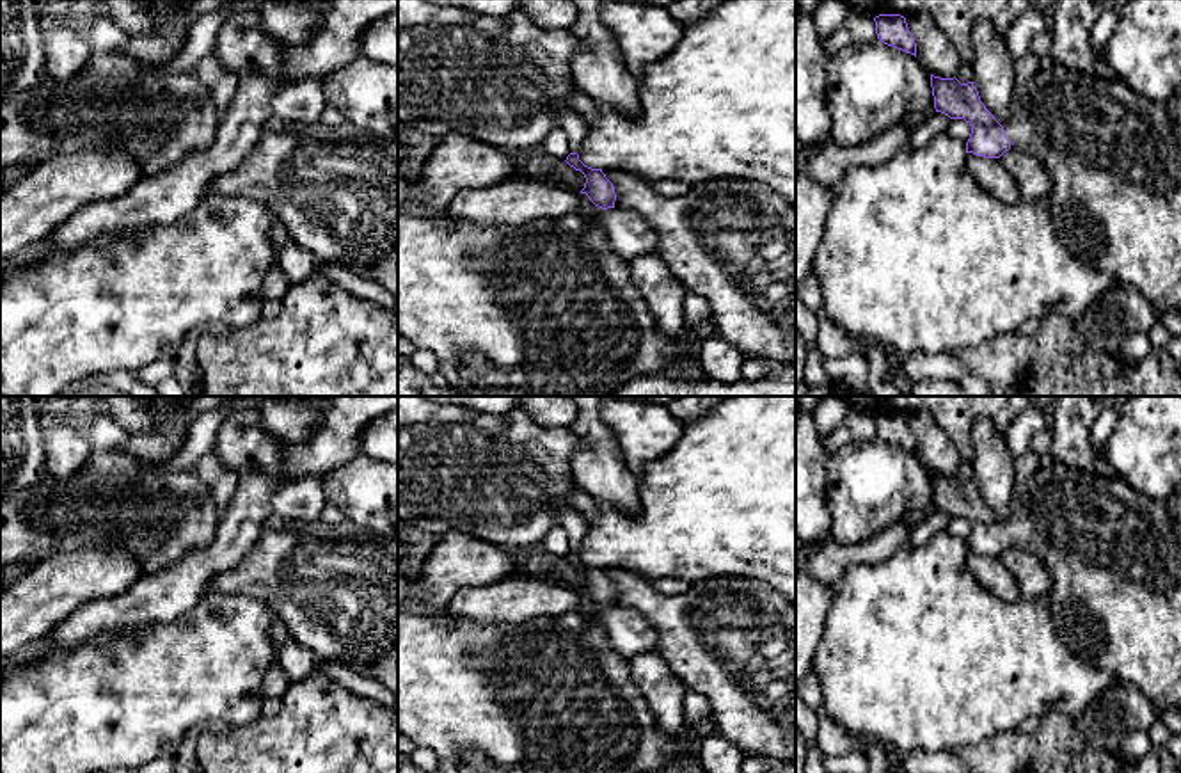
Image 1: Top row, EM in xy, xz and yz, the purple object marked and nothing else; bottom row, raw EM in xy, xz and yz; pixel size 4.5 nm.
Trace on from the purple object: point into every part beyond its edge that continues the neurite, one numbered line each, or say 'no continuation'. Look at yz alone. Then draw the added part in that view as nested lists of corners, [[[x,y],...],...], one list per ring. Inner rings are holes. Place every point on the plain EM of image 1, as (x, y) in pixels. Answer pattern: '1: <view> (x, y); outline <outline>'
1: yz (1114, 557); outline [[[1051,453],[1041,457],[1034,474],[1023,482],[1016,482],[1011,512],[1003,521],[1011,547],[1023,547],[1037,556],[1048,569],[1051,578],[1050,610],[1053,626],[1067,649],[1082,661],[1115,673],[1122,682],[1133,684],[1154,705],[1172,705],[1181,709],[1181,524],[1165,501],[1154,501],[1137,492],[1117,473],[1098,467],[1067,467],[1057,462]]]

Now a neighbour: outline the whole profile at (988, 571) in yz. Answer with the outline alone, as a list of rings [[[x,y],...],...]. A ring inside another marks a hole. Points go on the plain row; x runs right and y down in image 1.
[[[966,551],[966,563],[971,576],[993,595],[1005,602],[1019,599],[1019,585],[998,556]]]

